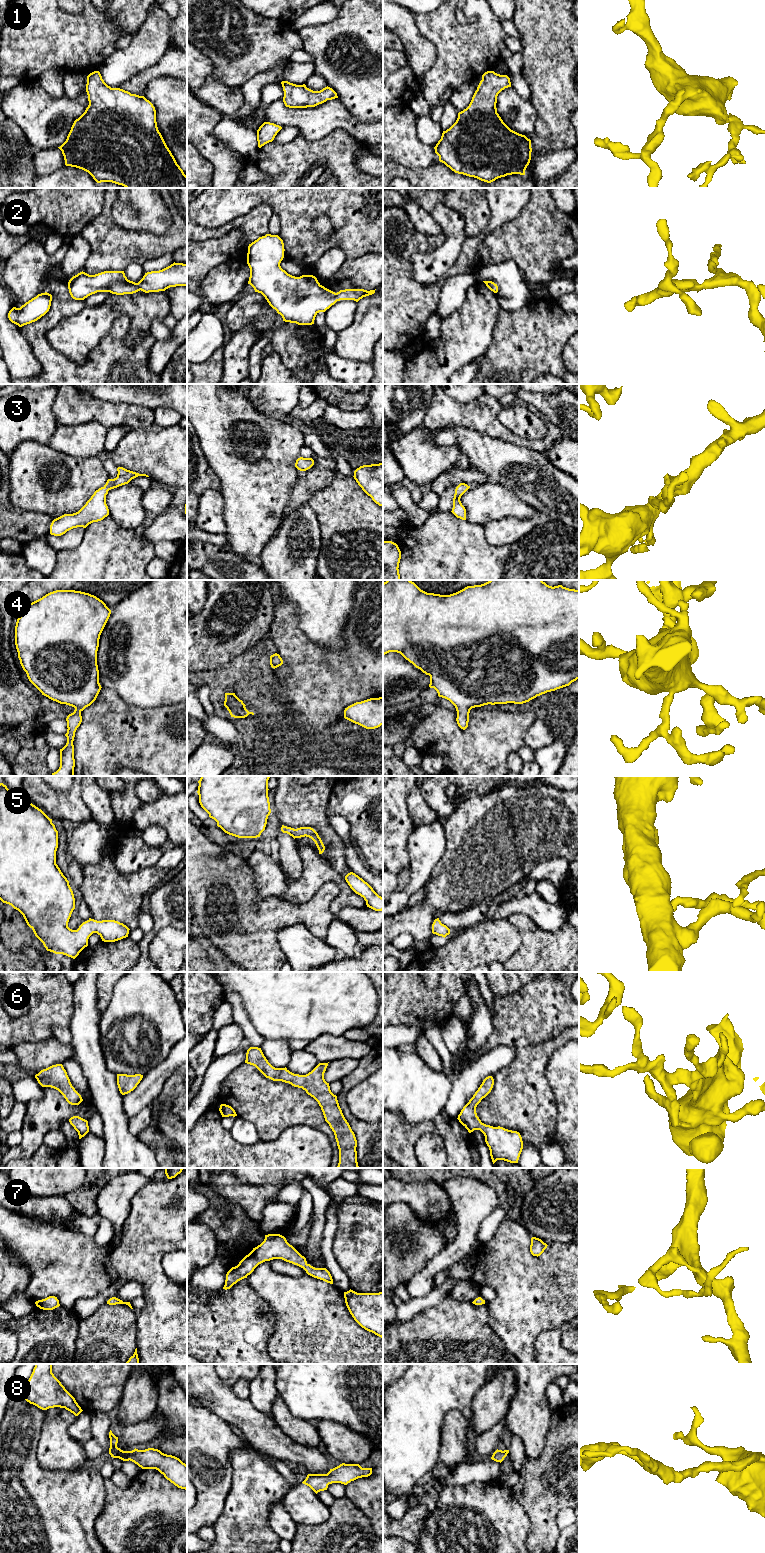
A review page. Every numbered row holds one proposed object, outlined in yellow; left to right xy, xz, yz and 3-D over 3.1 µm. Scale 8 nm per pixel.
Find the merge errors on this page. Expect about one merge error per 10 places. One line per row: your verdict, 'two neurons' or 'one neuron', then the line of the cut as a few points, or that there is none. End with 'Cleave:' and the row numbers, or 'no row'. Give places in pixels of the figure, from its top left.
1: one neuron; no cut
2: one neuron; no cut
3: one neuron; no cut
4: one neuron; no cut
5: one neuron; no cut
6: one neuron; no cut
7: one neuron; no cut
8: one neuron; no cut
Cleave: no row

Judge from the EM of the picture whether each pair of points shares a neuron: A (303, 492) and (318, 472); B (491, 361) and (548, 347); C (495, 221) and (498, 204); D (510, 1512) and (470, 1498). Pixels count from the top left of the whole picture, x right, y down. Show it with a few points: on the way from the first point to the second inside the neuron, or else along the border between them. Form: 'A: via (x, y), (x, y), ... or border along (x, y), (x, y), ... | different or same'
A: via (305, 487), (315, 477) | same
B: via (505, 361), (511, 361), (525, 347), (534, 347) | same
C: via (498, 217), (498, 208) | same
D: via (500, 1512), (487, 1512), (480, 1508) | same

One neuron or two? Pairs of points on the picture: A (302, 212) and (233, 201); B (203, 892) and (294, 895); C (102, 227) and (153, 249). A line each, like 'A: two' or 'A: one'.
A: one
B: two
C: one

